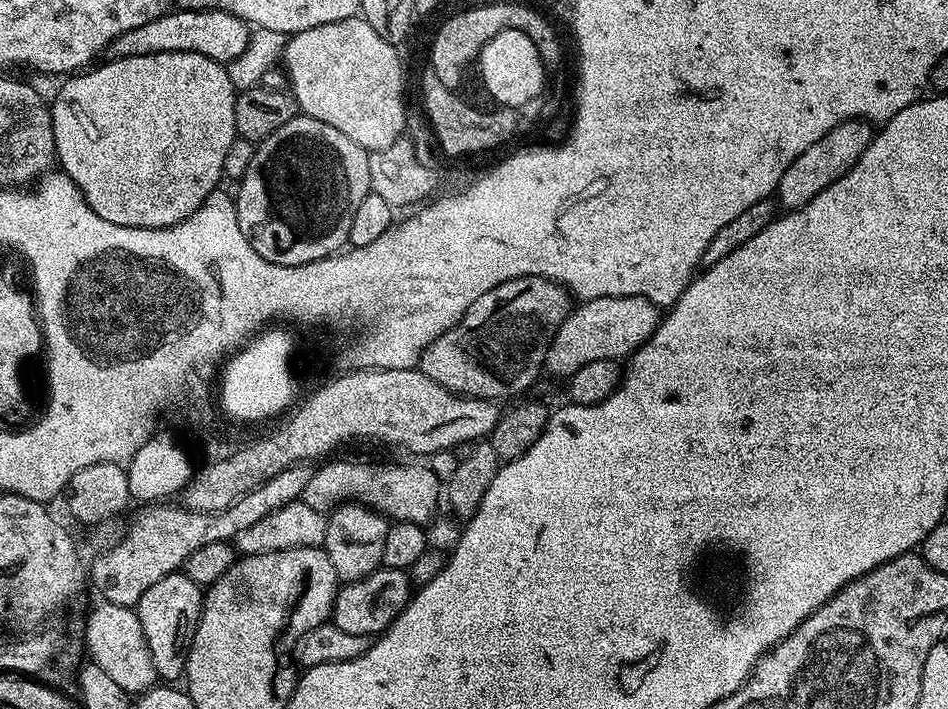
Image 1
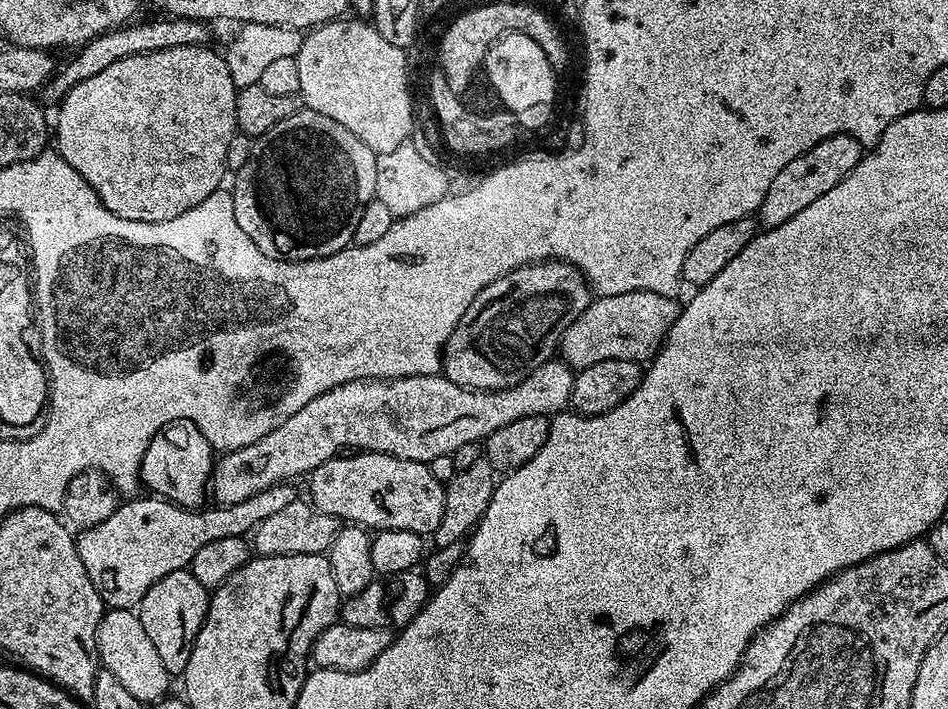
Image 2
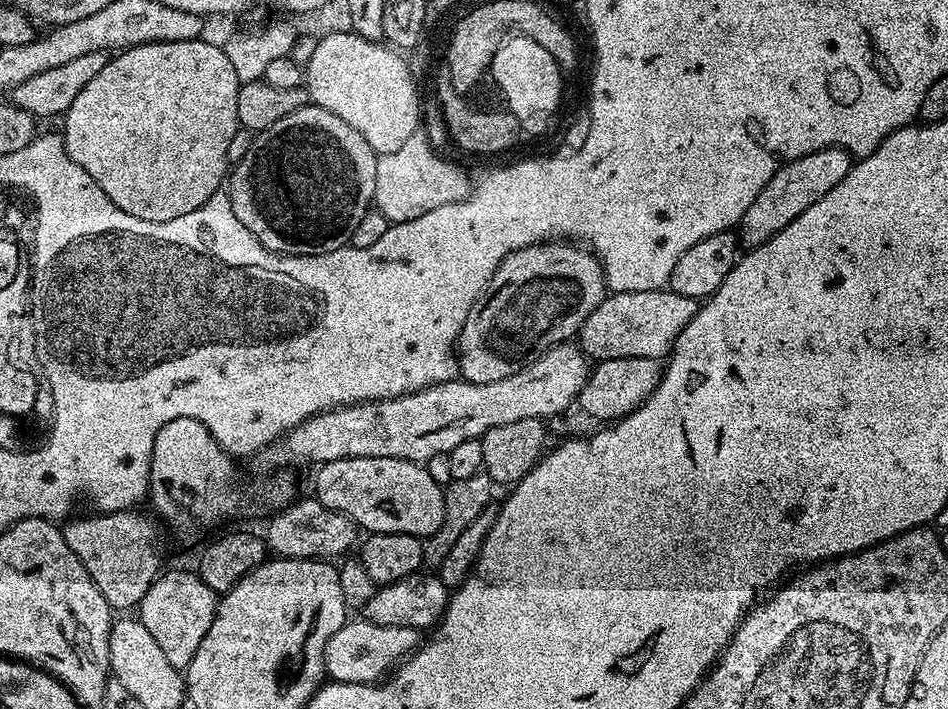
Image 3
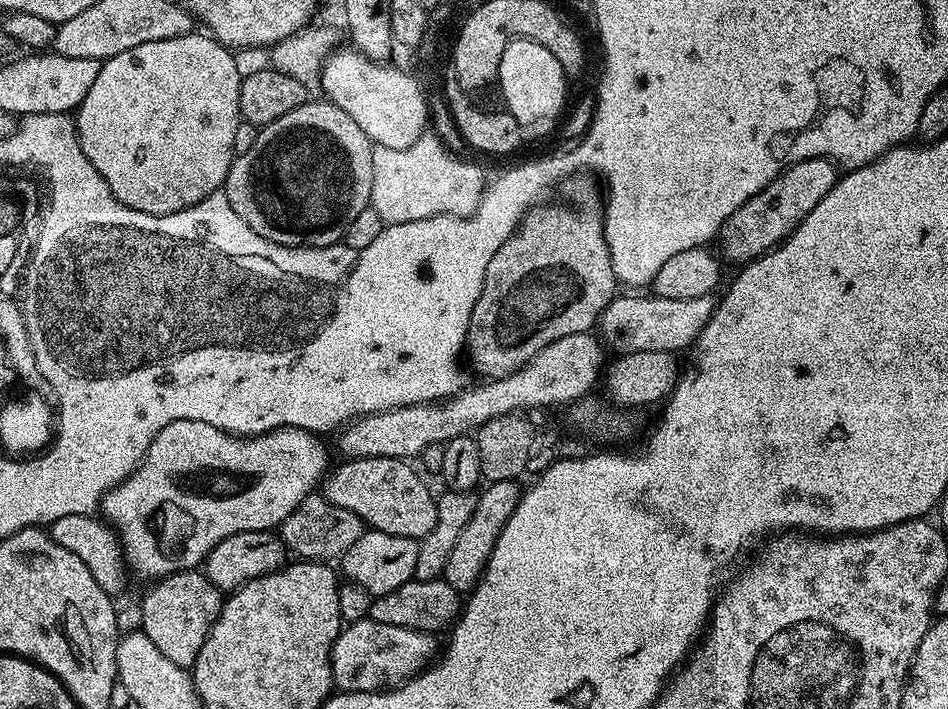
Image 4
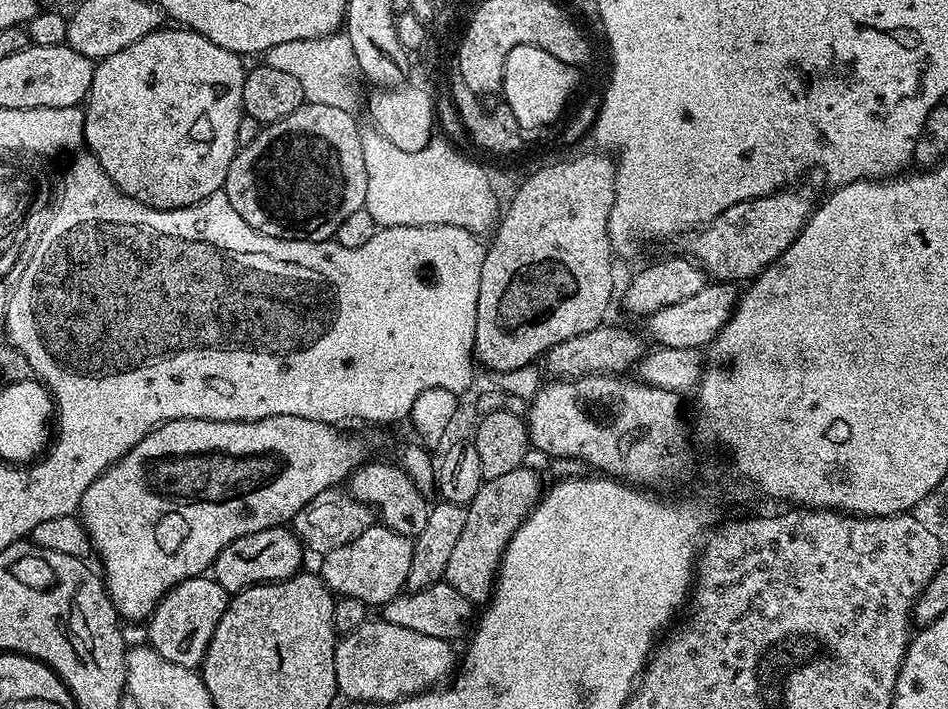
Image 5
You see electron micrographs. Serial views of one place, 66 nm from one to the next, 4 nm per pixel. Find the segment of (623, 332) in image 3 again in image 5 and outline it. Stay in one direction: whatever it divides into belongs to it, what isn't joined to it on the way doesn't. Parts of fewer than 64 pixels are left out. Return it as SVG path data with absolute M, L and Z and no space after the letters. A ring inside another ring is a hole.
M708 282L698 294L683 302L674 302L674 306L662 306L662 310L653 312L647 317L647 335L656 339L655 343L662 348L698 348L703 349L716 339L720 328L736 308L738 288L732 282Z

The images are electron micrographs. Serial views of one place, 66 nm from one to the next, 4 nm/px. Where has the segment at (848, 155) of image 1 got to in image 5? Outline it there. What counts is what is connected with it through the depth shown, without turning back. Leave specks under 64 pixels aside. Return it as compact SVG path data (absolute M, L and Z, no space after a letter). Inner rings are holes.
M797 187L795 190L781 190L771 192L768 196L759 196L753 200L743 200L718 214L711 224L701 227L695 233L692 240L692 252L697 264L704 269L705 273L716 282L743 282L751 281L760 271L774 263L791 244L796 241L798 234L804 228L804 223L812 215L818 196L815 196L808 188Z

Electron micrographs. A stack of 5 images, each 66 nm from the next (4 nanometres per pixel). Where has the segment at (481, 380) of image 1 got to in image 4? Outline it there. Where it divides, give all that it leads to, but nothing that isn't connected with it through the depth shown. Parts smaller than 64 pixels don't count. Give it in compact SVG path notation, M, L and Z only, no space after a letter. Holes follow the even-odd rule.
M580 174L572 182L568 196L580 208L549 202L529 208L516 233L498 246L494 258L490 258L490 266L486 266L482 294L474 306L474 314L470 314L466 341L467 359L472 359L473 366L484 375L481 377L514 374L527 366L538 350L550 346L550 342L558 342L558 338L566 338L566 334L595 329L606 306L617 295L618 281L604 237L604 218L599 211L592 212L597 181L591 175Z

